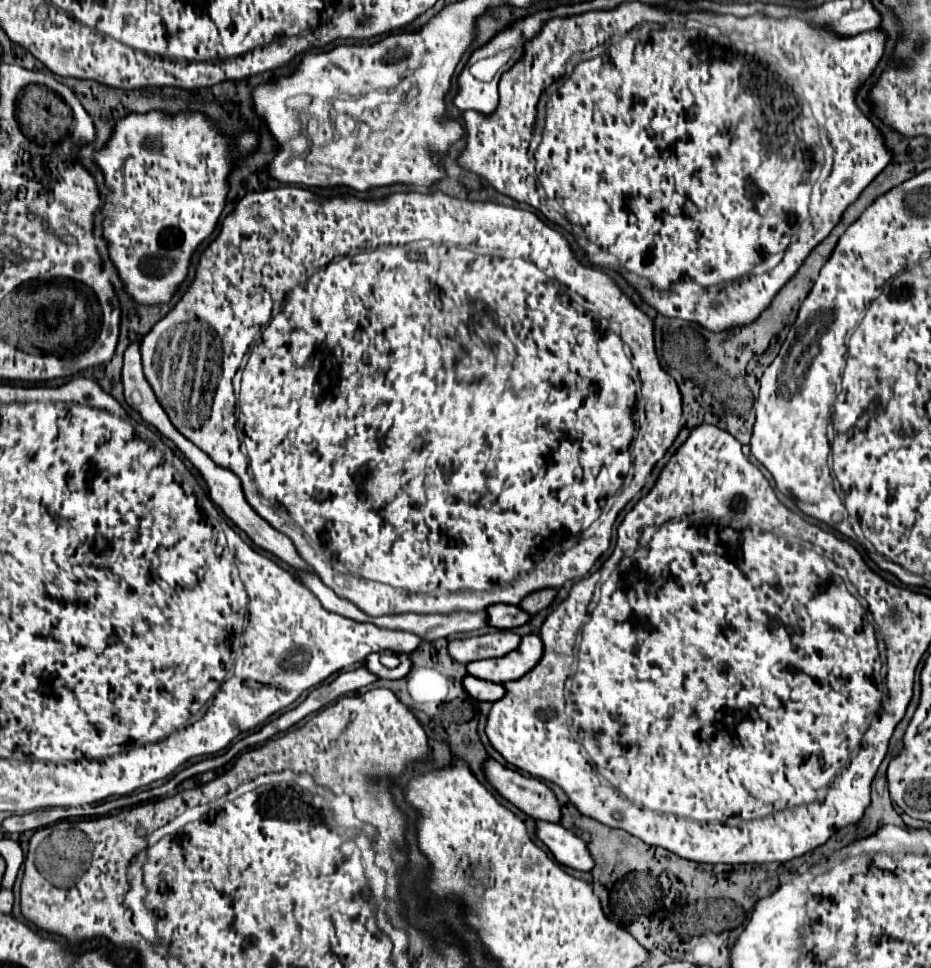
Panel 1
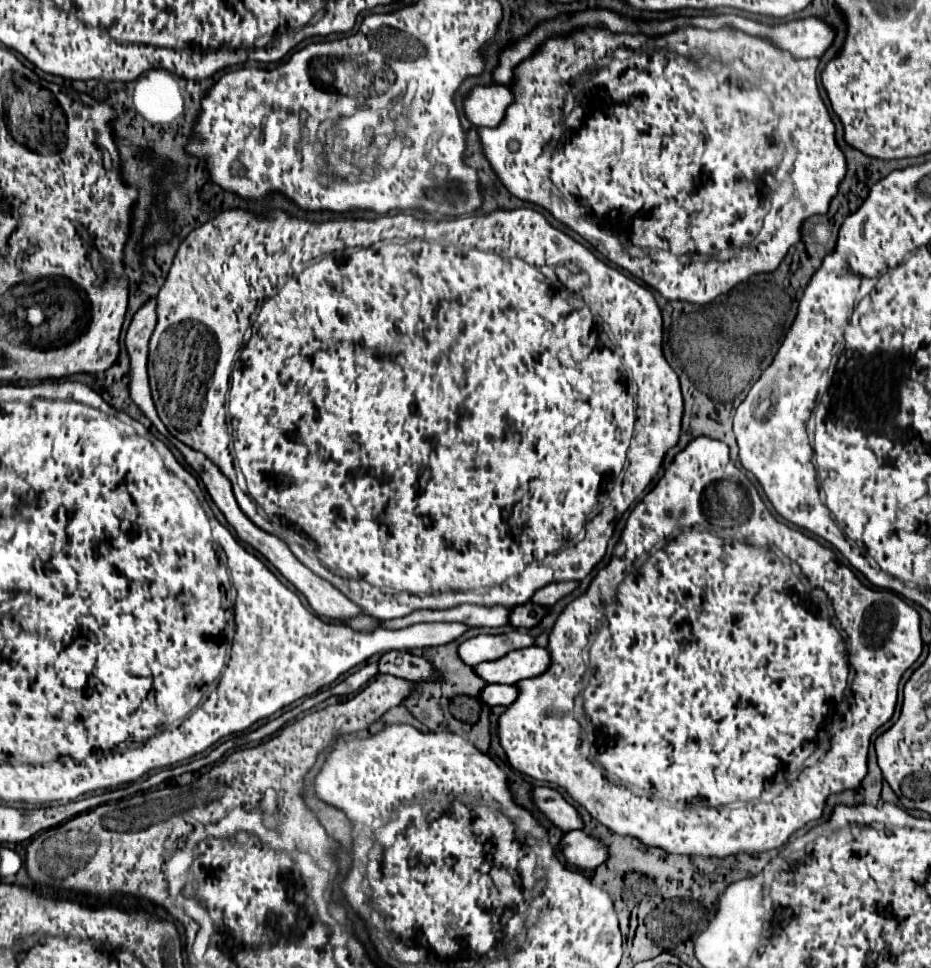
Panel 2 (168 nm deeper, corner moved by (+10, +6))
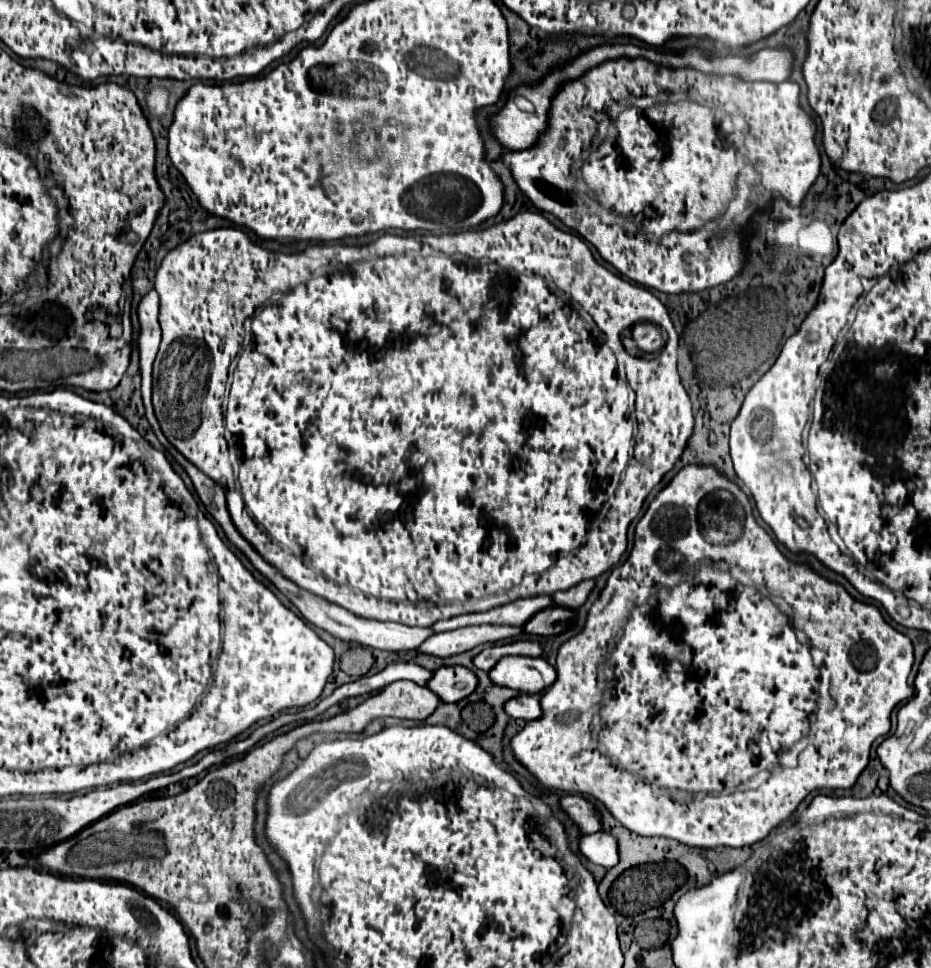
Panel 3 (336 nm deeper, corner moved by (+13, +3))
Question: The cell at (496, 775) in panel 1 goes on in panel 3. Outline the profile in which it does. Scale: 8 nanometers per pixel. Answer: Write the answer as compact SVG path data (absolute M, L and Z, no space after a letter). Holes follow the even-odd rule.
M565 795L561 799L561 807L581 827L583 833L601 831L601 815L591 801L583 799L581 795Z

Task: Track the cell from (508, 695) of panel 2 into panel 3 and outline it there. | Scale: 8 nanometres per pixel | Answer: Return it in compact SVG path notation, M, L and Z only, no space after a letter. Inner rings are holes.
M521 695L517 699L511 699L505 703L505 711L513 719L523 719L523 721L541 719L539 695Z

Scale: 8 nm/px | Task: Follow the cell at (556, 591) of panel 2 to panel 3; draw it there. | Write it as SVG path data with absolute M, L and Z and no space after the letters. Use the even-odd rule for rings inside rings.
M589 579L589 581L581 581L577 587L571 587L571 589L565 589L565 591L559 591L553 595L553 601L555 605L561 605L561 607L569 607L569 609L579 609L589 593L593 591L595 587L595 579Z

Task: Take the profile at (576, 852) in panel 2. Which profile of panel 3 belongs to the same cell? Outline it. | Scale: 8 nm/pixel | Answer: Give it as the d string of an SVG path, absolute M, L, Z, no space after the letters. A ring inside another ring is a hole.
M599 831L599 833L593 833L593 835L581 837L579 847L581 847L581 853L597 865L611 869L619 863L619 843L607 831Z

